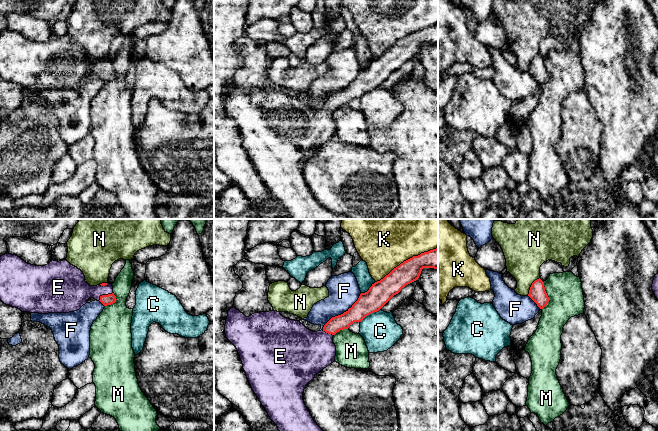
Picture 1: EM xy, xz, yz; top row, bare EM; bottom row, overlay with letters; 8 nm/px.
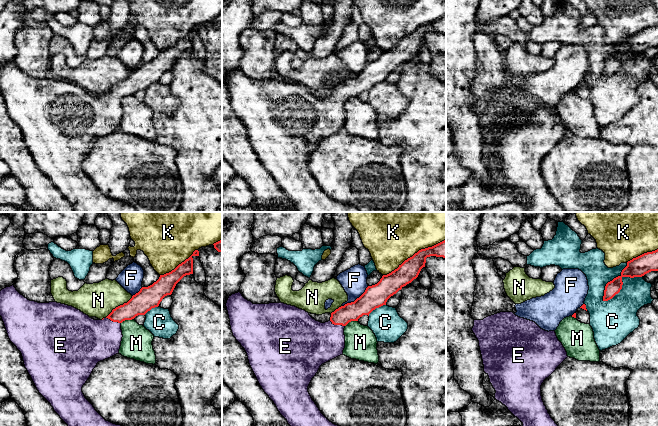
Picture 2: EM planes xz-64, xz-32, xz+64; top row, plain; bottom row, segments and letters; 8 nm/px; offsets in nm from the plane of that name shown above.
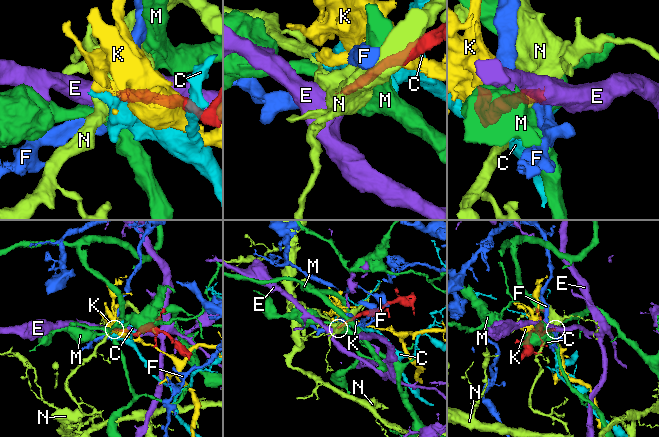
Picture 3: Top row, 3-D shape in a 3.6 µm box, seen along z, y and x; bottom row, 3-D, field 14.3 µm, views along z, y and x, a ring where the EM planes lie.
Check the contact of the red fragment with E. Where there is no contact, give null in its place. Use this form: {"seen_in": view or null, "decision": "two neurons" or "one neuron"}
{"seen_in": "xy", "decision": "one neuron"}

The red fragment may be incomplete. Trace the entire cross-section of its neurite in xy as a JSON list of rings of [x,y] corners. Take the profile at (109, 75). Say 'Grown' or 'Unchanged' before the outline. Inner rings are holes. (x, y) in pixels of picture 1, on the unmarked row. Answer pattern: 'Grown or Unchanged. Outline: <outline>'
Grown. Outline: [[[9,29],[0,33],[0,76],[6,81],[16,83],[22,88],[69,89],[79,86],[89,74],[100,77],[104,82],[111,81],[117,76],[112,60],[90,62],[83,48],[67,36],[52,36],[45,42],[36,42]]]

